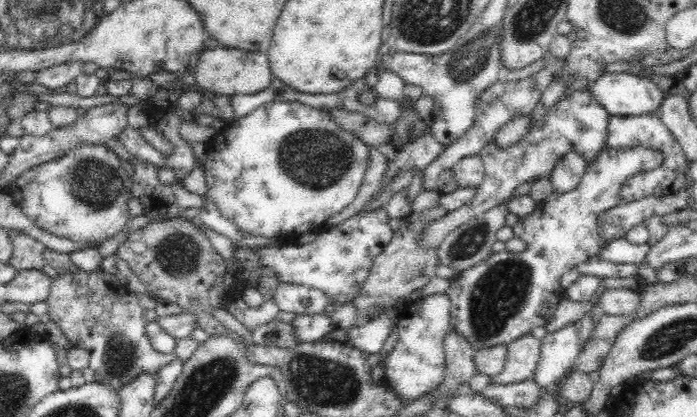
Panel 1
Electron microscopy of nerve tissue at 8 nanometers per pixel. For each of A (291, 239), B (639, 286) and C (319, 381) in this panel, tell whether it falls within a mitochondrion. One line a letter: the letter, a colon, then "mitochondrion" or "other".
A: other
B: other
C: mitochondrion

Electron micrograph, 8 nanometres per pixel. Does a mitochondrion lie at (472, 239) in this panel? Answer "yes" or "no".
yes

